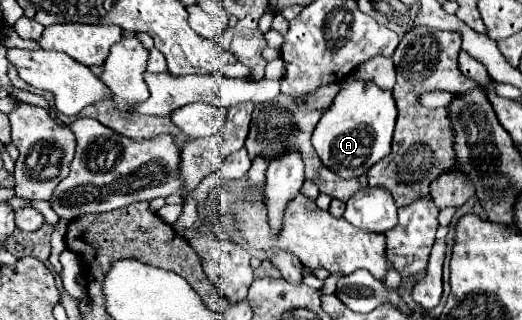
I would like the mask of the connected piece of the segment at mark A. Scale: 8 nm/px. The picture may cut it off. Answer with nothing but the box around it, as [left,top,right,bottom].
[312,77,396,179]

